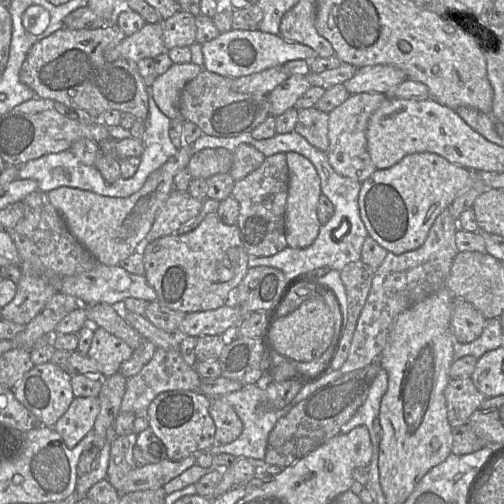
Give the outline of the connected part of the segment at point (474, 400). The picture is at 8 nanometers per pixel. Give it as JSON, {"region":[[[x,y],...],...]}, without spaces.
{"region":[[[471,378],[450,379],[444,396],[452,428],[467,424],[472,413],[487,398],[474,386]]]}

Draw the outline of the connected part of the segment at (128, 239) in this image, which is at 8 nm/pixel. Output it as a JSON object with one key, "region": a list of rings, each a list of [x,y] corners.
{"region":[[[186,144],[181,146],[173,157],[147,177],[139,191],[126,198],[106,197],[71,187],[59,187],[46,194],[50,203],[62,216],[70,233],[100,264],[119,266],[122,260],[137,252],[143,245],[143,240],[150,231],[157,213],[173,190],[175,175],[181,170],[187,169],[192,154],[191,146]]]}

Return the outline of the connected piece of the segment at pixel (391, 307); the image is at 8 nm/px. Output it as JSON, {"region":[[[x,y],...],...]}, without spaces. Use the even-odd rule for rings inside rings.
{"region":[[[449,208],[445,209],[431,226],[422,246],[400,255],[387,253],[373,276],[367,300],[357,321],[348,357],[339,369],[342,374],[378,361],[397,316],[446,287],[453,261],[458,254],[455,243],[458,229],[460,229],[458,221],[453,218]]]}

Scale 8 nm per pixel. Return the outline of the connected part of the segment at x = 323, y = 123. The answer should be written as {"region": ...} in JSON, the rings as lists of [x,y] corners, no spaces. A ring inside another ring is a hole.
{"region":[[[315,106],[300,109],[295,131],[307,139],[310,144],[327,153],[329,147],[328,121],[329,113]]]}

